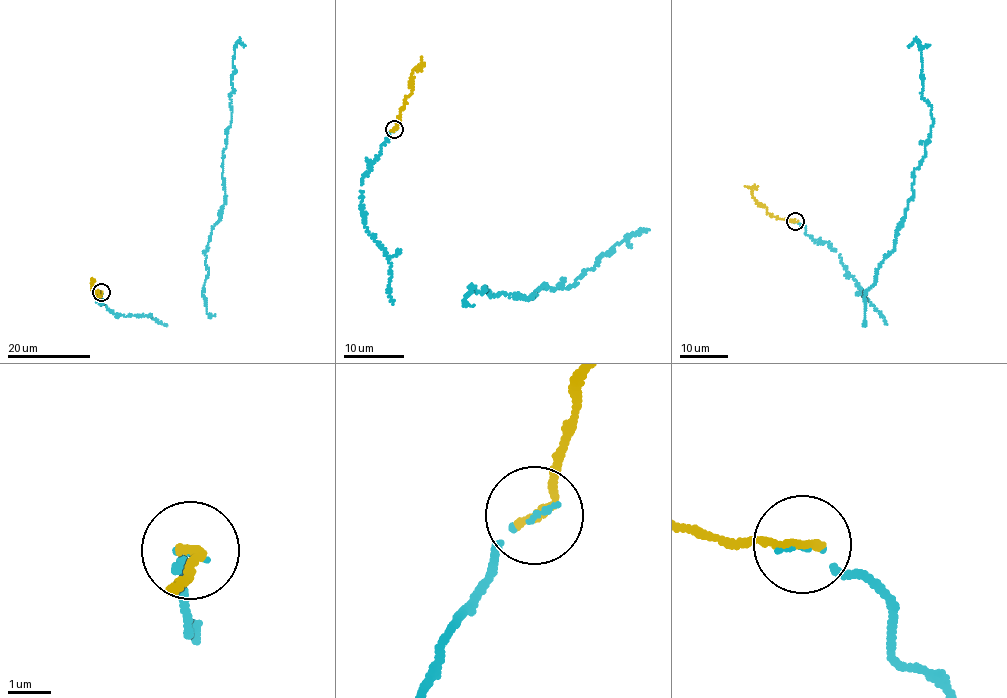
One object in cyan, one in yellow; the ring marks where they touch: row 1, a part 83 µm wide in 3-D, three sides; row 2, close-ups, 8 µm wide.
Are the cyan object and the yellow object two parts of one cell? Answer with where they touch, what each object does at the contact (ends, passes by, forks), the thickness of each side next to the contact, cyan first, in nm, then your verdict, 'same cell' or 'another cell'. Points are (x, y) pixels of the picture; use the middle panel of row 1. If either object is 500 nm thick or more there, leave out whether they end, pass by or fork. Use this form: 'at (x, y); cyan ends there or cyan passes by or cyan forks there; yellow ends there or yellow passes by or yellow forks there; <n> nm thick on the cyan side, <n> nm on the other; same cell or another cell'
at (394, 129); cyan ends there; yellow ends there; 90 nm thick on the cyan side, 200 nm on the other; same cell

